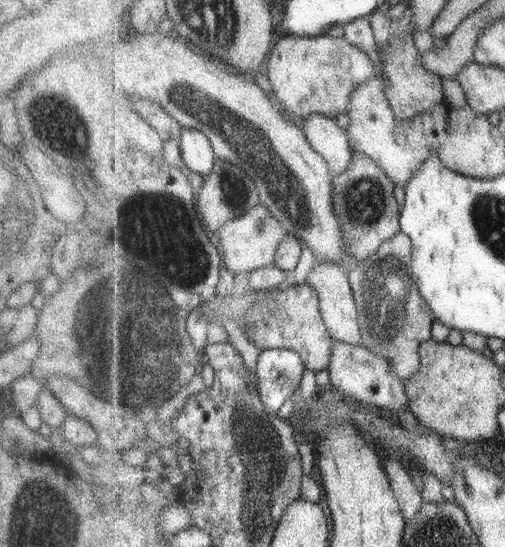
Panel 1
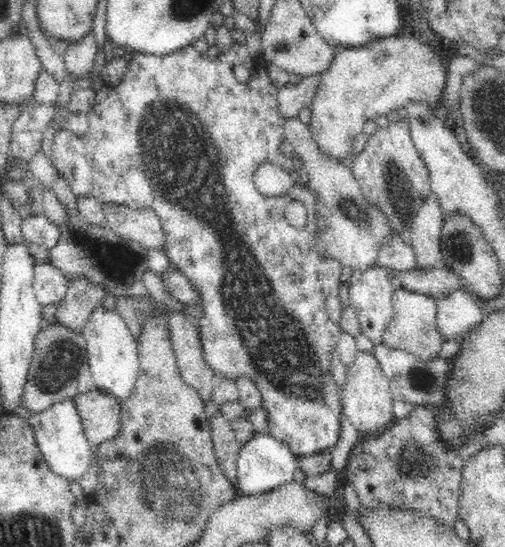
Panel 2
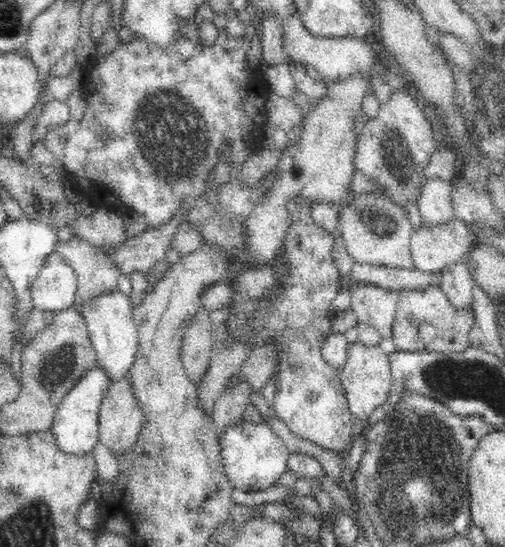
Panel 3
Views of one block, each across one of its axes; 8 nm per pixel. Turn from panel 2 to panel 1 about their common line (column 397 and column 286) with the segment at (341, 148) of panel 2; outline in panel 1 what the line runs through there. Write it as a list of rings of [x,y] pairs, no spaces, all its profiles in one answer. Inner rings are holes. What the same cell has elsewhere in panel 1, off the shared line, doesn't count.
[[[327,34],[315,37],[285,36],[271,49],[267,59],[267,68],[263,71],[275,92],[274,100],[278,106],[297,120],[311,114],[325,115],[332,119],[348,110],[351,92],[363,82],[377,76],[377,65],[363,49],[351,44],[345,37],[333,37]]]

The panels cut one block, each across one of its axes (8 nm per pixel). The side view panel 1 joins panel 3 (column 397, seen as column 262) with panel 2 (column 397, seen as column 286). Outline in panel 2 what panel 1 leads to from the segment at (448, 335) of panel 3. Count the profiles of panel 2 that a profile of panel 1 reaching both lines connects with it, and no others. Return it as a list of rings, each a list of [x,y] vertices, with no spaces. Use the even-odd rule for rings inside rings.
[[[396,287],[393,292],[394,319],[388,324],[382,345],[393,350],[406,350],[416,356],[430,360],[439,357],[447,337],[438,328],[439,305],[436,298]]]

